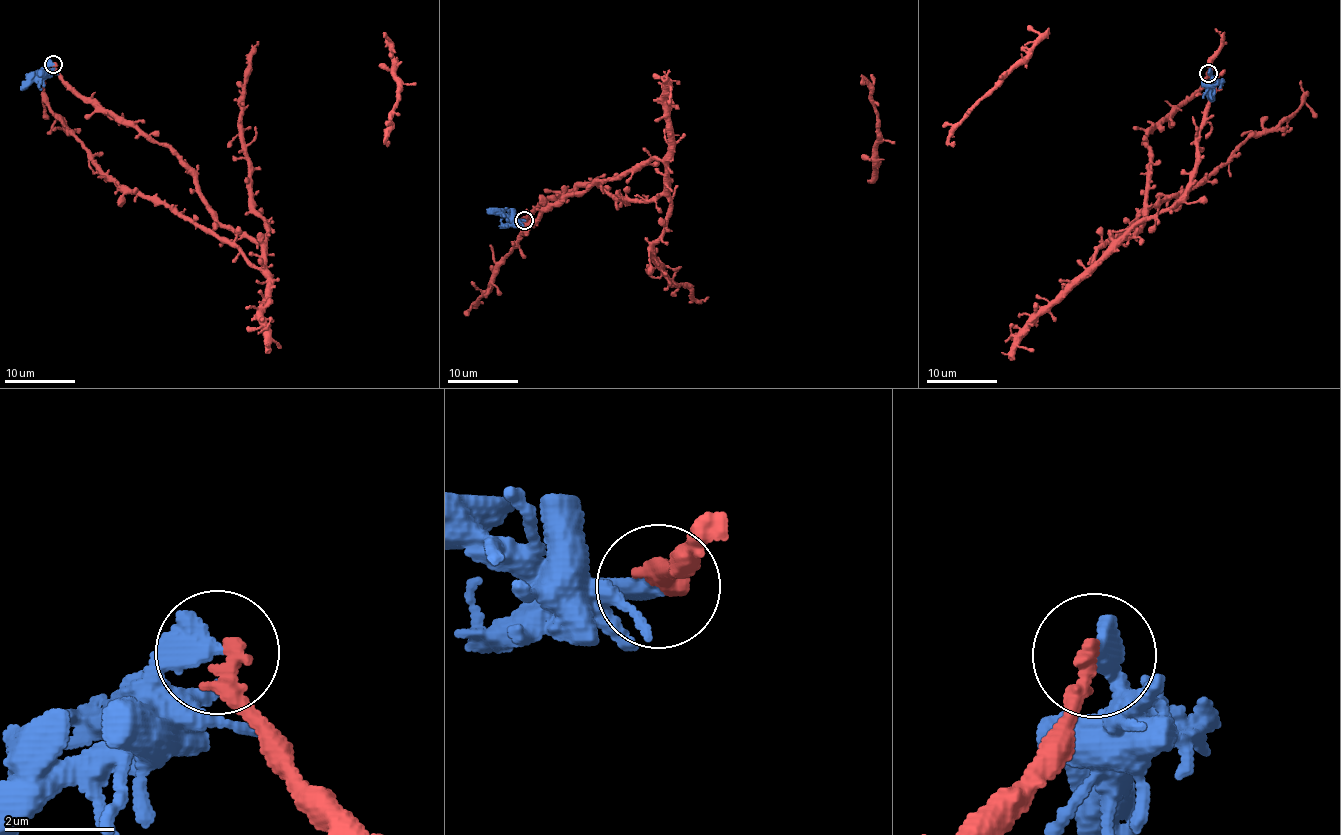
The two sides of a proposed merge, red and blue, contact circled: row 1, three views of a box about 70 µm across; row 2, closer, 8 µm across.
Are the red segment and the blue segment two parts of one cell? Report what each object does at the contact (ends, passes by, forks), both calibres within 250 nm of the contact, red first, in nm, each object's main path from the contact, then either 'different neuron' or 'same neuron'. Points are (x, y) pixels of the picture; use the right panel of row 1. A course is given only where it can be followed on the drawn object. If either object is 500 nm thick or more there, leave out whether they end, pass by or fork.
red ends | blue ends | 340/440 nm | red via (1208, 72), (1150, 127), (1144, 223), (1094, 266), (1103, 245), (1200, 184), (1251, 136), (1304, 101), (1317, 117) | blue via (1208, 72), (1213, 82), (1210, 102) | different neuron

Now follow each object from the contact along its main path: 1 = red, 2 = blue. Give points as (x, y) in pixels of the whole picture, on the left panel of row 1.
1: (53, 64), (178, 157), (207, 211), (262, 248), (259, 267), (123, 192), (44, 101), (46, 118)
2: (53, 64), (20, 90)

